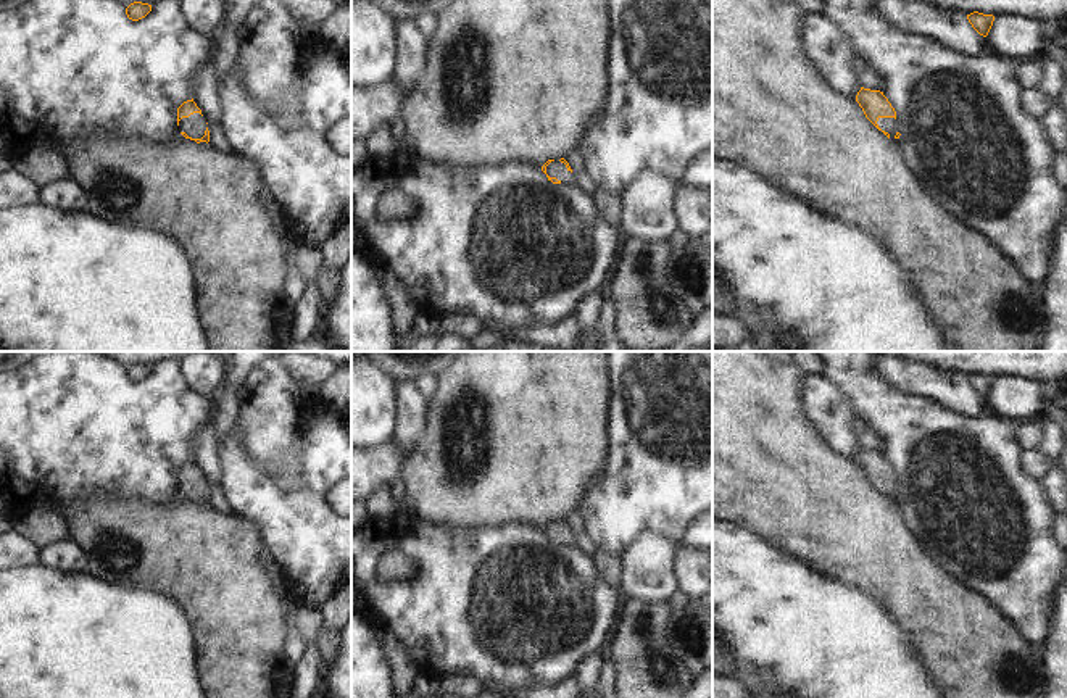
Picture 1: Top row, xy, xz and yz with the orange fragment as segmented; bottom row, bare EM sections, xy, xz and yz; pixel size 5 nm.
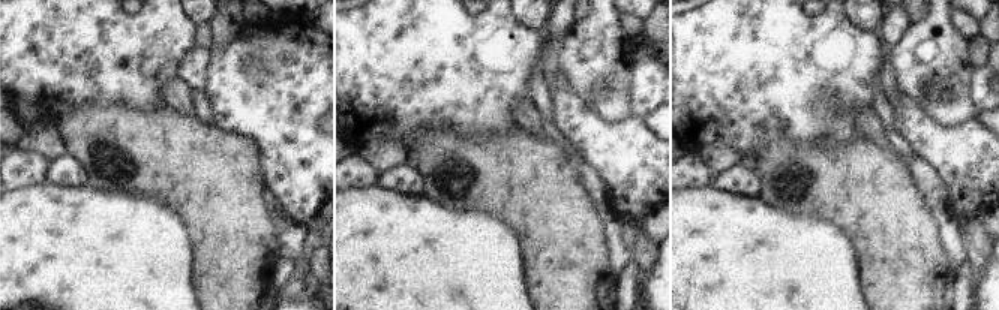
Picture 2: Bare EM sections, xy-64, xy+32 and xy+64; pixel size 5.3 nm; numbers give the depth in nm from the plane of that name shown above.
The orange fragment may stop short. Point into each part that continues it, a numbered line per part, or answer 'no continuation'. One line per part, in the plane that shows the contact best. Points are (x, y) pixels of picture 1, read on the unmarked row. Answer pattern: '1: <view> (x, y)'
1: yz (888, 486)

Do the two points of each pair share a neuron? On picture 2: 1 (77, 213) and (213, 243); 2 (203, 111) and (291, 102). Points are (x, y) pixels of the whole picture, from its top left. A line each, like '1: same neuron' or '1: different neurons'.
1: different neurons
2: different neurons

